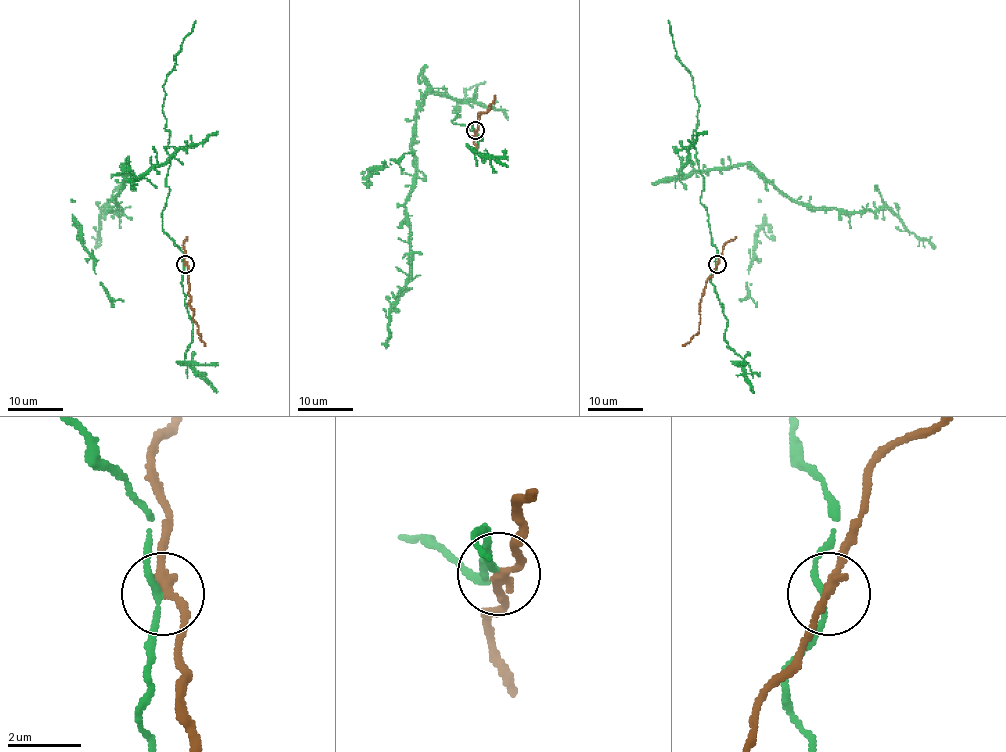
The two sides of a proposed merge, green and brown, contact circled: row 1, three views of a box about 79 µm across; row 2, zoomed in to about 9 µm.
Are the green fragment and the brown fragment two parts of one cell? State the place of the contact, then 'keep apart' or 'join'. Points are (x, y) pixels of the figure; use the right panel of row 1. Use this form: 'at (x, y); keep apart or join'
at (717, 264); keep apart

